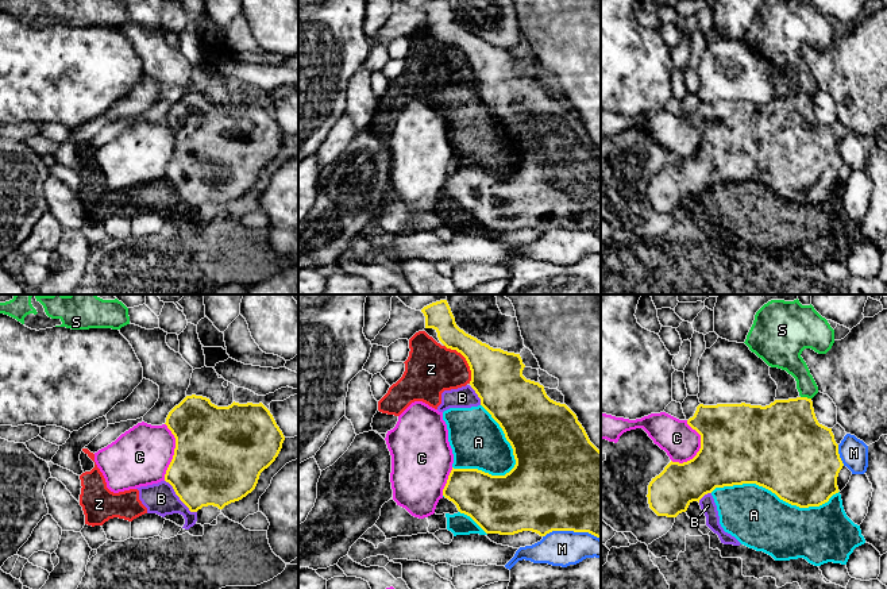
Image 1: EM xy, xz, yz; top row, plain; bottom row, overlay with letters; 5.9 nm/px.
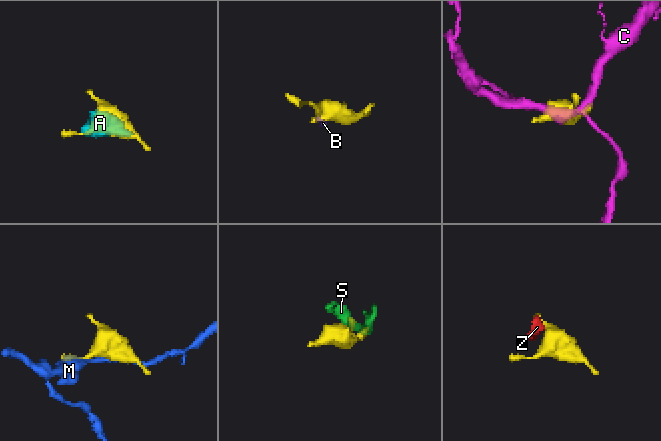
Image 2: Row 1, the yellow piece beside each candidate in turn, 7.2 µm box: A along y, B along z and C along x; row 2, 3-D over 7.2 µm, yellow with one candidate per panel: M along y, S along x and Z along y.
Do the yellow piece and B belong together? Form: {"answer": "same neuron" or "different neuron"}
{"answer": "different neuron"}

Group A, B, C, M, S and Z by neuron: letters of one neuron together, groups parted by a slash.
A B Z / C / M / S

